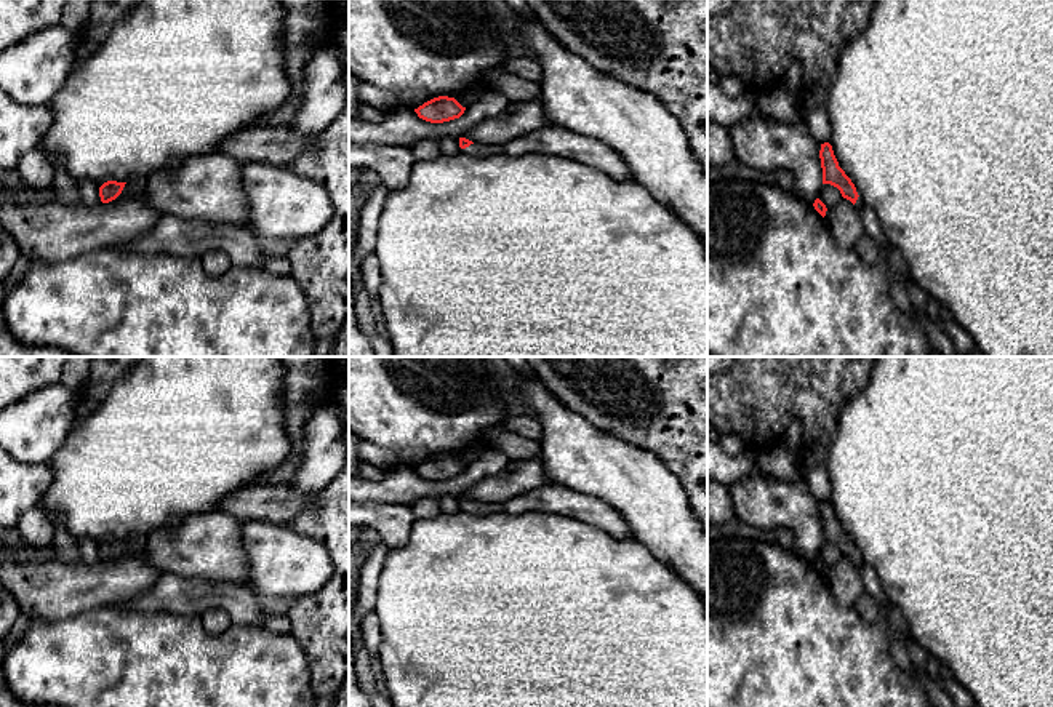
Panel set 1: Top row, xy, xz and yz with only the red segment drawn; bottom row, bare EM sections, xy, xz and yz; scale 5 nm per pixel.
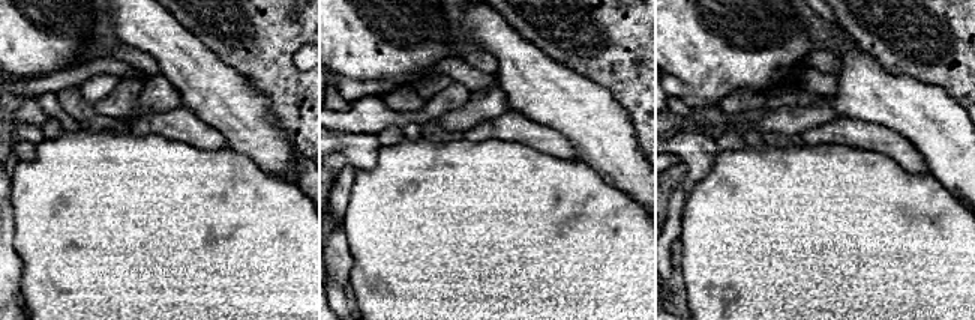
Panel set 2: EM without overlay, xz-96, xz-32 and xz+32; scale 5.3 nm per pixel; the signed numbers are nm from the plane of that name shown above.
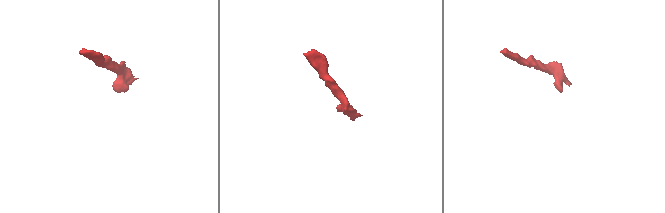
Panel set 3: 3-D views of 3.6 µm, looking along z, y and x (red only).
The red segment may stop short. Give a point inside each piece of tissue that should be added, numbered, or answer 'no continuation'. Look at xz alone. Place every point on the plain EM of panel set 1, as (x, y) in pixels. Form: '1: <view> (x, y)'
1: xz (482, 509)

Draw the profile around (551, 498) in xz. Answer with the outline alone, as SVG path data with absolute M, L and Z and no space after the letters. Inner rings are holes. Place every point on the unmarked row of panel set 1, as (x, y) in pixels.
M546 483L507 501L504 510L510 513L544 512L562 515L597 526L616 539L634 537L626 520L610 504L557 483Z

